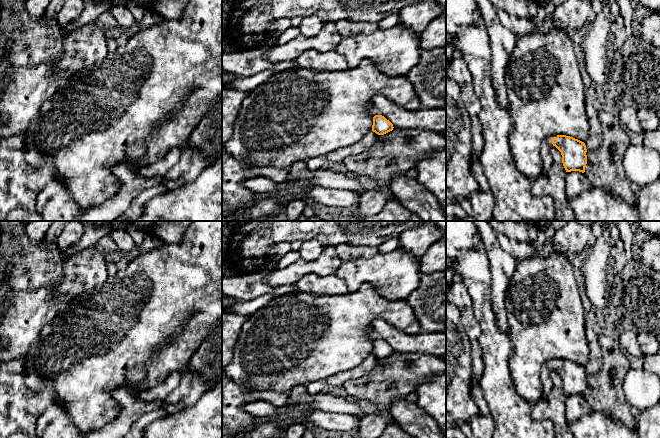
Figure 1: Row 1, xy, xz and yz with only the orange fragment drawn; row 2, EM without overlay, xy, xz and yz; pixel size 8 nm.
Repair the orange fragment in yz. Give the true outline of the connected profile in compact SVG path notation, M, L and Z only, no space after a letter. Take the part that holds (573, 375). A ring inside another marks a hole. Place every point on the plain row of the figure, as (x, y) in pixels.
M553 359L544 363L541 368L543 397L546 397L552 387L552 371L555 370L562 379L562 387L566 396L579 395L584 397L587 388L587 373L584 366L566 359Z

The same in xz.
M382 339L373 341L372 355L378 359L384 359L393 354L393 348Z

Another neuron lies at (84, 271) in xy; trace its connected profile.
M98 246L80 250L65 262L63 278L49 298L64 309L74 297L105 282L107 262L108 254Z

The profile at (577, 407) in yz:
M579 395L567 396L565 404L567 421L569 424L592 412L586 399Z

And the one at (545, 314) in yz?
M550 249L546 257L530 257L517 264L510 281L505 308L509 325L509 337L513 346L510 368L517 392L531 405L543 397L542 366L553 359L566 359L586 366L590 348L586 337L586 319L579 287L575 279L572 260L560 249Z

